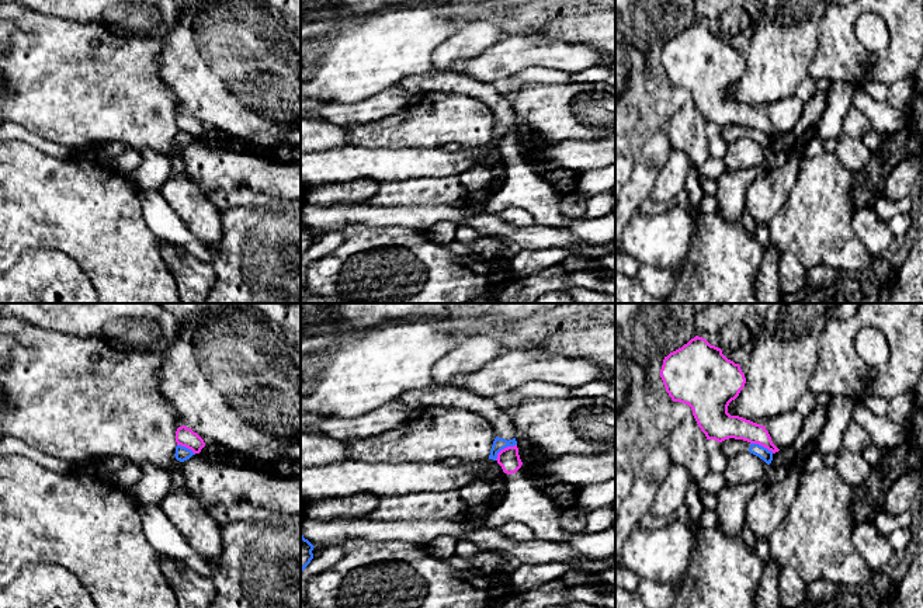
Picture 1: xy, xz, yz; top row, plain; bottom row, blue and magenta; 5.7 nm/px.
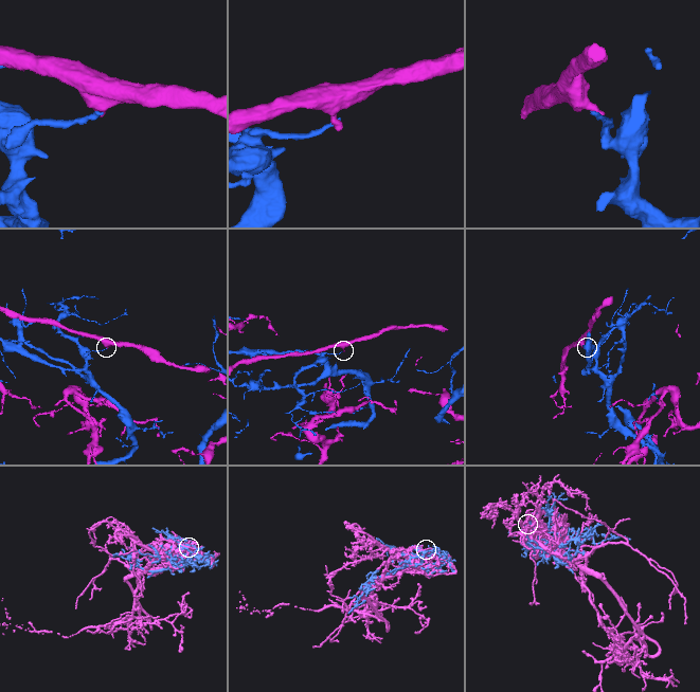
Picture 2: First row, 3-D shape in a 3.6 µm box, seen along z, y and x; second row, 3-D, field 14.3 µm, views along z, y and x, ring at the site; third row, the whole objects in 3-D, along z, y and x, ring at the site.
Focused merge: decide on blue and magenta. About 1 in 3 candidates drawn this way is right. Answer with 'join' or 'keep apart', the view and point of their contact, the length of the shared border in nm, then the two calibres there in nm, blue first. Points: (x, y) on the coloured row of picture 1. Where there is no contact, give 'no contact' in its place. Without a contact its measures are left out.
keep apart; contact xz (503, 448); length 160 nm; calibres 70 and 120 nm

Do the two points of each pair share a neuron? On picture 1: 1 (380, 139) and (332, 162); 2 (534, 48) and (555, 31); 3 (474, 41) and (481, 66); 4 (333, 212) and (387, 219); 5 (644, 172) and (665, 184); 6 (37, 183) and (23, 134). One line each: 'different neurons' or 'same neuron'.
1: different neurons
2: different neurons
3: different neurons
4: same neuron
5: different neurons
6: different neurons

